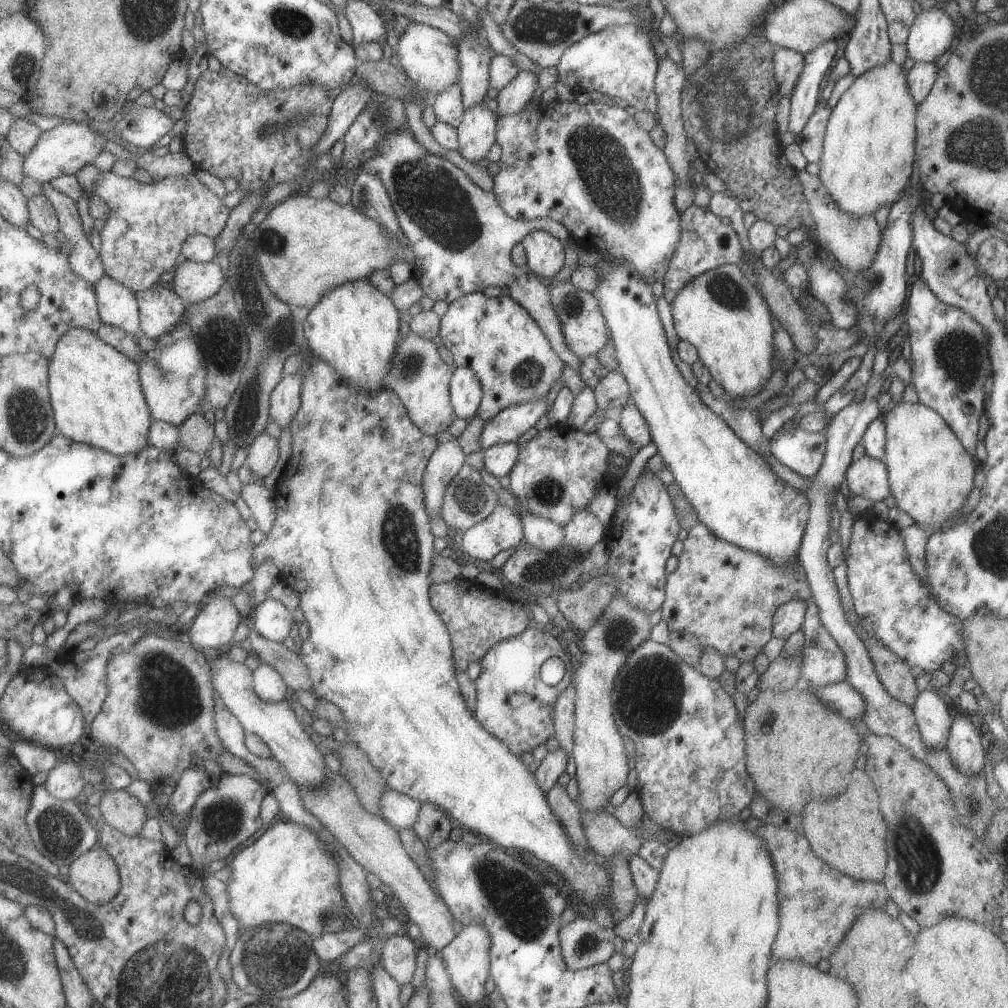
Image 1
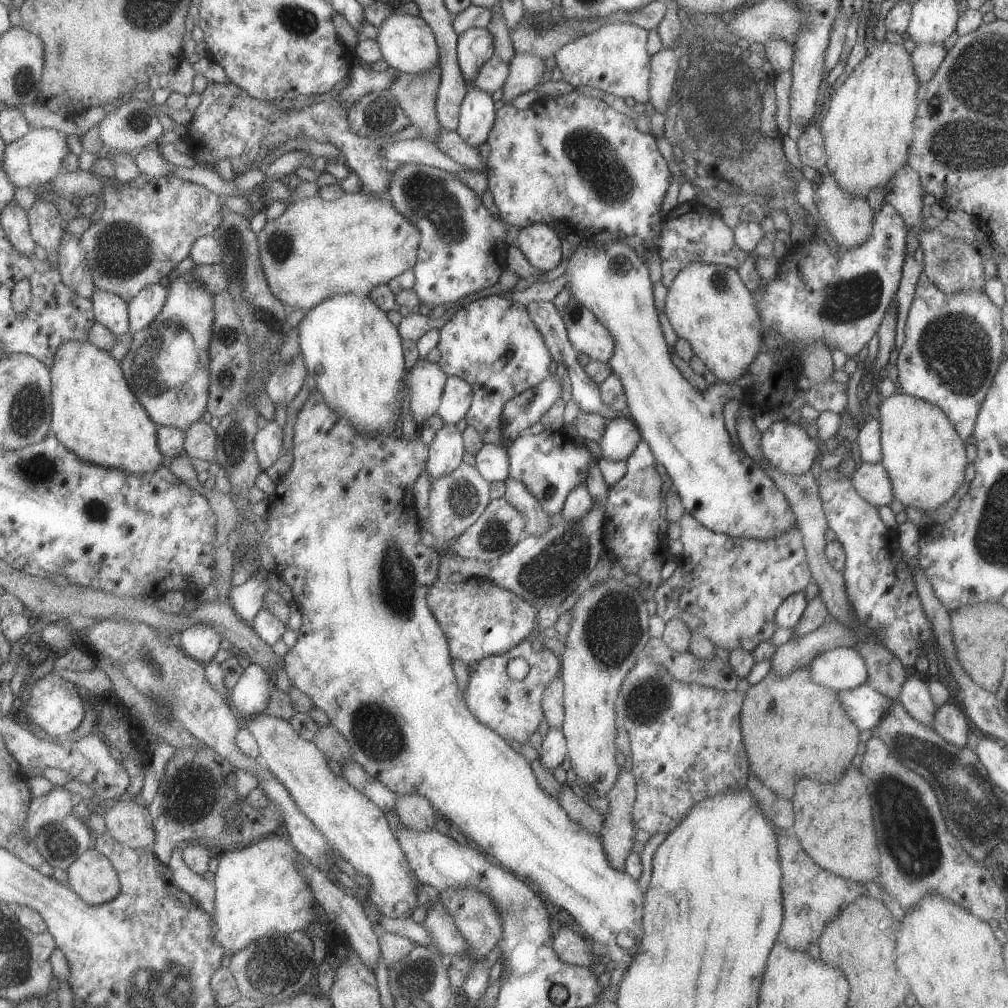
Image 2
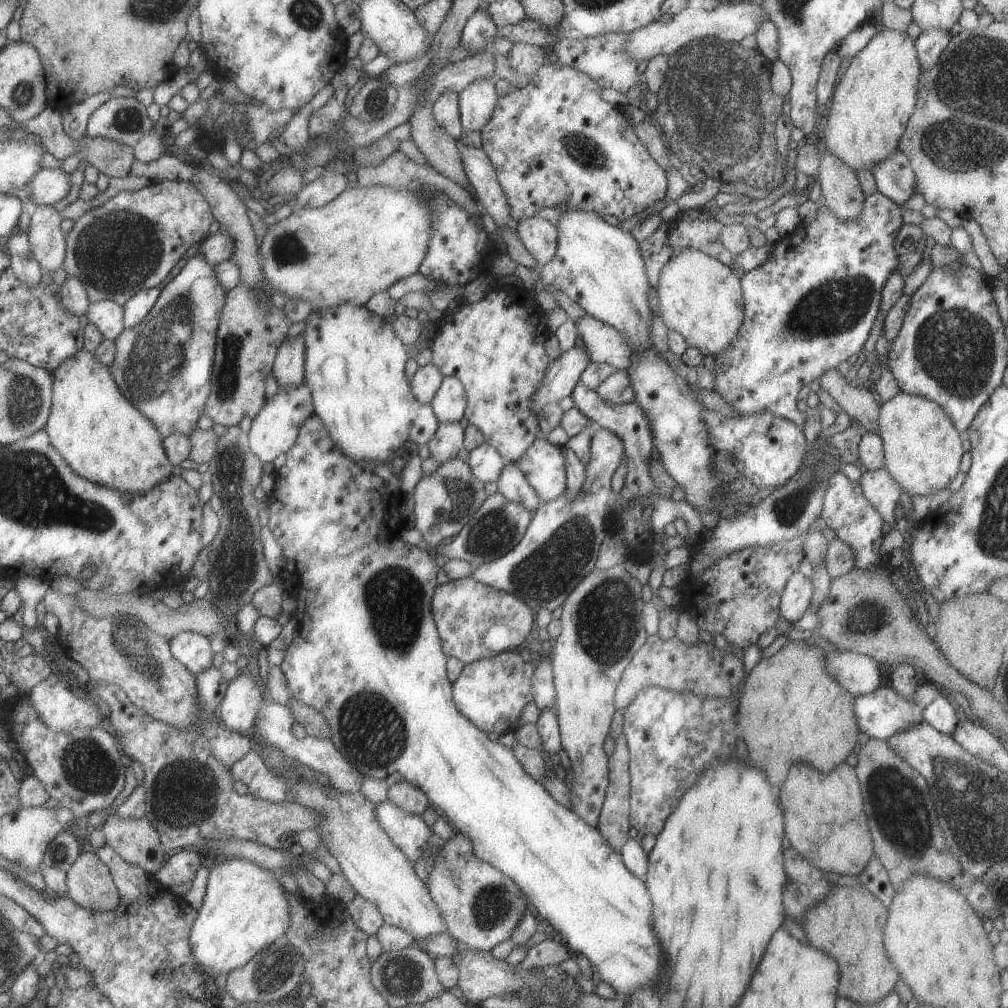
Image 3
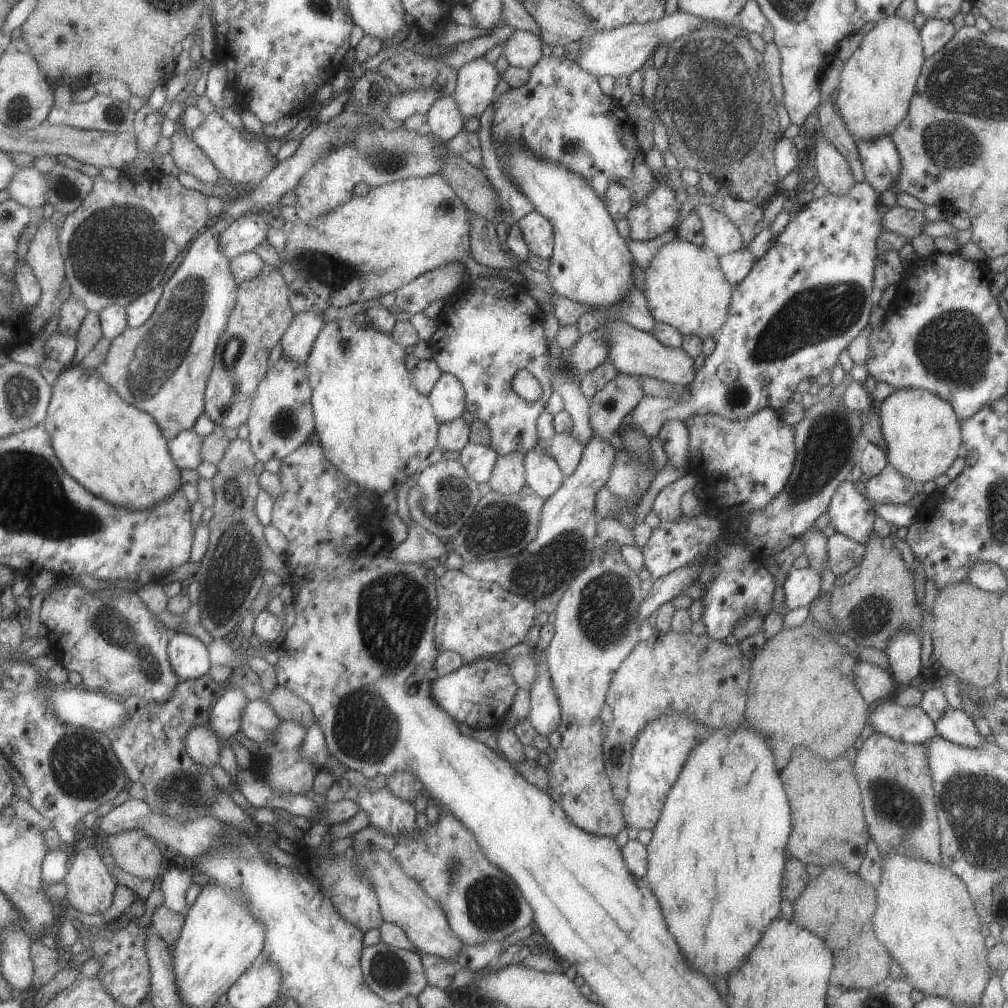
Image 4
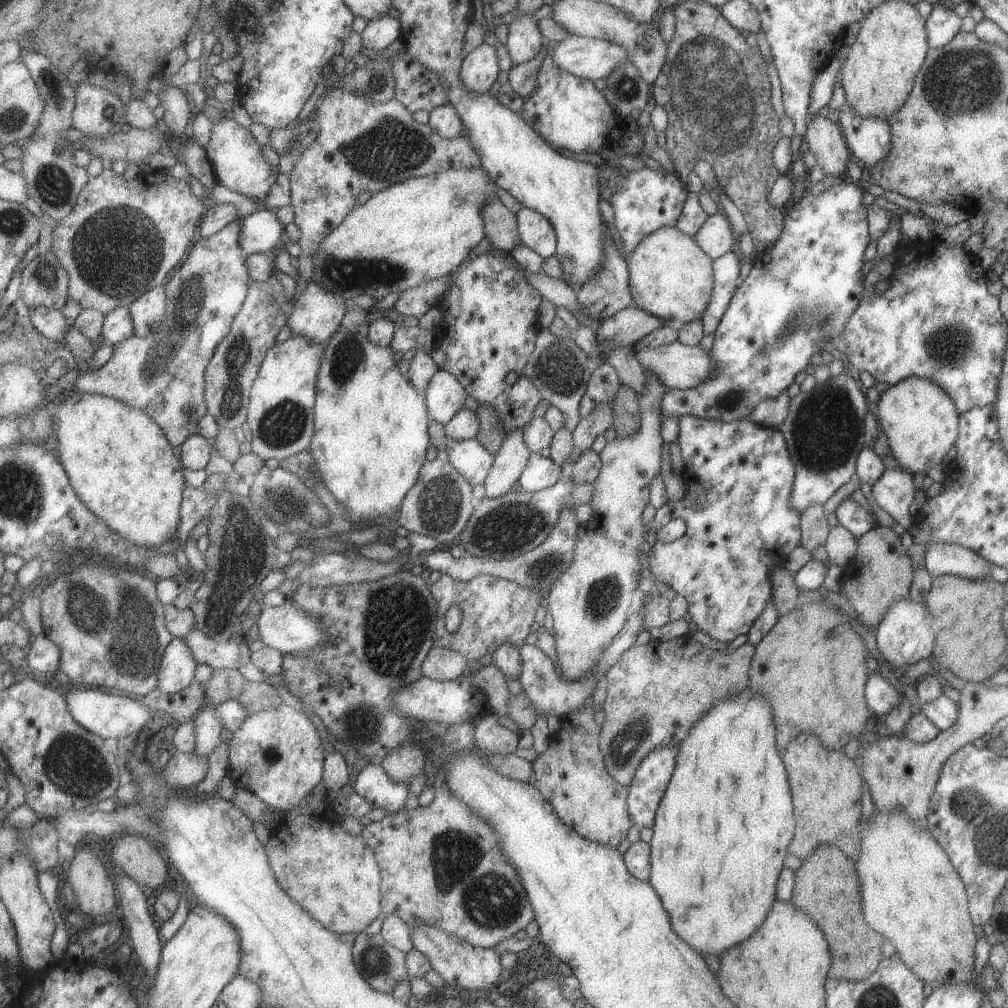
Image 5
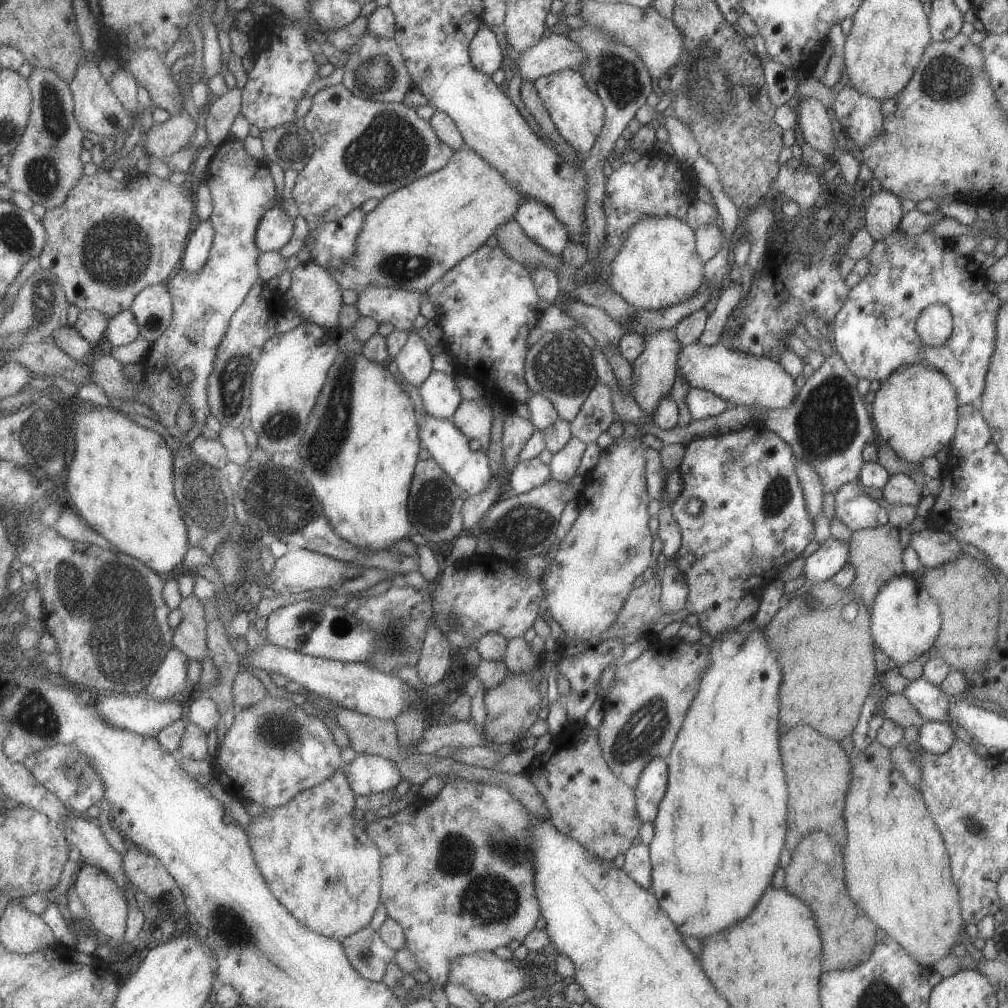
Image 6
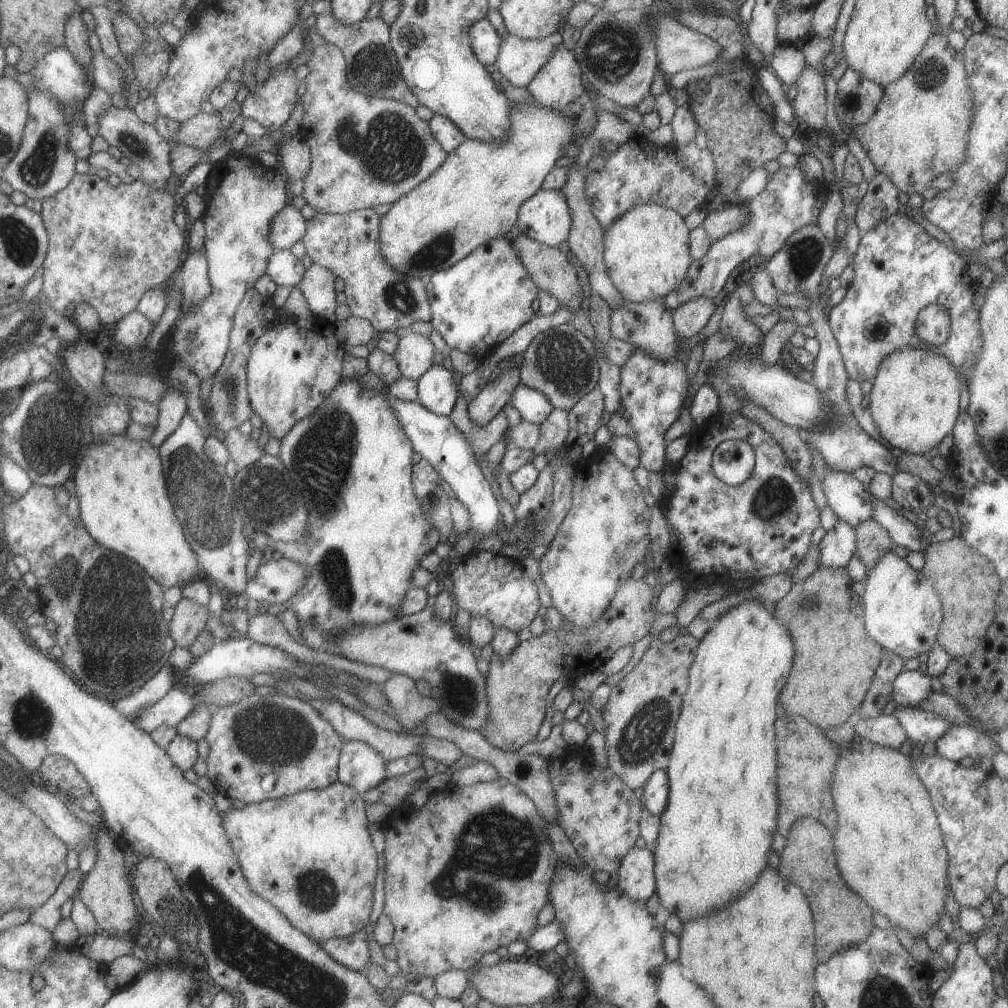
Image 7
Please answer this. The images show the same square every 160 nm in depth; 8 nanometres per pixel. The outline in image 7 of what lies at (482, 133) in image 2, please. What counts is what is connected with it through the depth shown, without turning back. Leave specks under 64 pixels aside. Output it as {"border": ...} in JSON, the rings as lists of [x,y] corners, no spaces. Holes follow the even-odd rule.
{"border":[[[485,17],[476,20],[469,27],[468,37],[475,58],[483,66],[494,64],[501,40],[489,20]]]}

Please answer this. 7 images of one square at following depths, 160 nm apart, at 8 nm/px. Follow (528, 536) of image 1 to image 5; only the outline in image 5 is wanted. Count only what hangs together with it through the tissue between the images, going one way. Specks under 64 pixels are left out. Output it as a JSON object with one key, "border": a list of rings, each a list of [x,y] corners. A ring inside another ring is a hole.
{"border":[[[511,431],[501,441],[499,450],[482,482],[484,497],[495,498],[515,489],[516,480],[521,476],[531,454],[523,440],[521,431]]]}

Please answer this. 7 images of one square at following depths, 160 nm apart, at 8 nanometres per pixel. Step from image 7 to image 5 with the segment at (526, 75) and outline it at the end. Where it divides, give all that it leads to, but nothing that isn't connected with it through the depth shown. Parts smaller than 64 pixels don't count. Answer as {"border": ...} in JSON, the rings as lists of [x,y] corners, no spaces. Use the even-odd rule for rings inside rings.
{"border":[[[571,35],[561,39],[550,56],[564,71],[579,78],[597,80],[606,78],[613,69],[628,62],[620,44],[607,39]]]}

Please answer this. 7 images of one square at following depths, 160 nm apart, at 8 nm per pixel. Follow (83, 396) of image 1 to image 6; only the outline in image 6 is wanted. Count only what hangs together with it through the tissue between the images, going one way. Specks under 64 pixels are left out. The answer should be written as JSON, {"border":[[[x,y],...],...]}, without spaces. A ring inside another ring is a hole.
{"border":[[[95,405],[92,409],[86,409],[81,406],[79,412],[75,413],[73,424],[76,430],[76,451],[74,452],[74,459],[68,468],[69,477],[67,478],[66,492],[74,502],[78,516],[107,541],[116,546],[120,552],[126,552],[135,558],[141,559],[164,577],[178,576],[175,566],[178,566],[177,564],[179,564],[179,566],[183,564],[181,561],[187,554],[190,536],[188,535],[188,526],[185,519],[183,504],[180,503],[179,499],[176,497],[175,457],[173,455],[173,450],[171,450],[169,444],[167,444],[167,440],[165,440],[159,432],[141,426],[139,422],[135,422],[128,414],[114,410],[109,406]]]}

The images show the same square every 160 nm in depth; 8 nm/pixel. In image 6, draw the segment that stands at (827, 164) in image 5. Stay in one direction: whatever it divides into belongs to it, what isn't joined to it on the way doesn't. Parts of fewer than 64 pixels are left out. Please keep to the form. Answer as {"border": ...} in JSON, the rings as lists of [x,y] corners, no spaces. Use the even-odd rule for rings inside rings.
{"border":[[[799,95],[795,110],[798,118],[797,128],[805,143],[832,162],[836,142],[825,110],[823,104],[816,99]]]}

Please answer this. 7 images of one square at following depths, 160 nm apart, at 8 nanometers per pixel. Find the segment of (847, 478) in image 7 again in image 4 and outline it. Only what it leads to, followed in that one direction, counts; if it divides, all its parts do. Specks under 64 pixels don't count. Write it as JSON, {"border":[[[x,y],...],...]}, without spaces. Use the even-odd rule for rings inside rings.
{"border":[[[851,480],[838,484],[829,499],[826,512],[835,532],[863,546],[871,538],[875,511],[870,500],[855,489]]]}

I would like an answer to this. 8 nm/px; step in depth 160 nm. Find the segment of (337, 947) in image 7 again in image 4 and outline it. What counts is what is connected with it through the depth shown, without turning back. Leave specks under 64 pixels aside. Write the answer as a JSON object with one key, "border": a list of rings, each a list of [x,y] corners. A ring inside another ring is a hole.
{"border":[[[383,942],[370,947],[363,946],[360,956],[360,969],[363,980],[371,992],[380,996],[381,1000],[386,1003],[399,1005],[407,995],[417,998],[418,994],[428,985],[417,950],[396,949]]]}

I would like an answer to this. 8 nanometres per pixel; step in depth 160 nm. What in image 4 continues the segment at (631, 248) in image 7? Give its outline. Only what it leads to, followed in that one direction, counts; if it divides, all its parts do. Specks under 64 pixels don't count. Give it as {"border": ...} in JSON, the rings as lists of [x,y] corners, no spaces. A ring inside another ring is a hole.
{"border":[[[675,238],[659,248],[643,272],[646,303],[657,323],[665,323],[676,328],[682,335],[695,335],[701,340],[711,337],[723,326],[728,315],[731,285],[725,280],[718,258],[711,250]]]}

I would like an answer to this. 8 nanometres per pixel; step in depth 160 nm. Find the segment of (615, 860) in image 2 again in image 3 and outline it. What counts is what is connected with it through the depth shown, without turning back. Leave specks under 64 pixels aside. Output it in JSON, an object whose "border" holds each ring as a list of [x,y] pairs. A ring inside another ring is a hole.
{"border":[[[621,733],[614,740],[614,749],[608,756],[608,785],[604,792],[604,801],[597,819],[596,829],[606,843],[618,853],[629,839],[630,811],[630,774],[628,762],[630,754],[626,738]]]}

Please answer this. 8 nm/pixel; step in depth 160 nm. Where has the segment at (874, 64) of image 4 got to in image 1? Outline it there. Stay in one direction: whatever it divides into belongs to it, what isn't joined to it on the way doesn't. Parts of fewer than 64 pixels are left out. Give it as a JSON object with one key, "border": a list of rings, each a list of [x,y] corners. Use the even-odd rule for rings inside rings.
{"border":[[[891,59],[855,77],[851,86],[839,97],[831,108],[822,153],[817,162],[819,180],[839,210],[857,217],[869,216],[878,208],[899,200],[901,192],[909,185],[909,176],[913,172],[915,111],[916,104],[909,94],[906,74],[901,70],[901,65]]]}

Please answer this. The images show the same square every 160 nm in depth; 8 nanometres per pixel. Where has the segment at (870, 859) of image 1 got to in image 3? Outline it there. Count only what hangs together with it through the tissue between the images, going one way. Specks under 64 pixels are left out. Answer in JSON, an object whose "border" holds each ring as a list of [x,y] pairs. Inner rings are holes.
{"border":[[[846,762],[830,773],[820,773],[805,764],[793,764],[785,782],[781,784],[781,806],[787,836],[785,842],[789,840],[797,854],[809,858],[809,862],[823,873],[835,872],[857,877],[874,856],[860,784],[853,770]]]}

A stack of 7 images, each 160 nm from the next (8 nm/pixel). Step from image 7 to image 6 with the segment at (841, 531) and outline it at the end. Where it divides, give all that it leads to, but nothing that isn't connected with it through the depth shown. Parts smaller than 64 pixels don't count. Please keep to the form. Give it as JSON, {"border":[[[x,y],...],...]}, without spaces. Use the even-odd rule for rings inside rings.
{"border":[[[831,535],[818,546],[805,560],[802,576],[814,583],[829,581],[846,562],[848,544],[835,540]]]}

